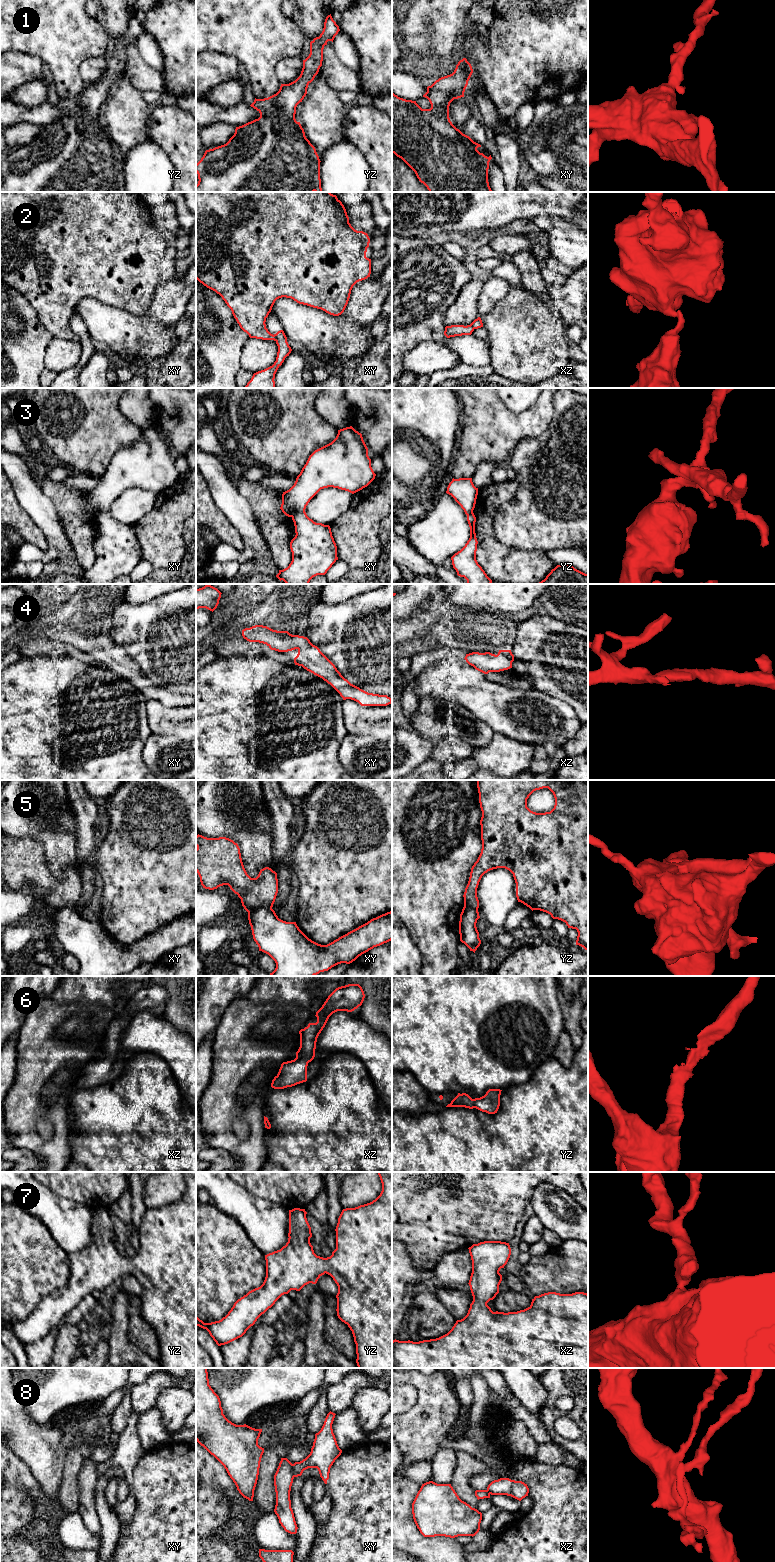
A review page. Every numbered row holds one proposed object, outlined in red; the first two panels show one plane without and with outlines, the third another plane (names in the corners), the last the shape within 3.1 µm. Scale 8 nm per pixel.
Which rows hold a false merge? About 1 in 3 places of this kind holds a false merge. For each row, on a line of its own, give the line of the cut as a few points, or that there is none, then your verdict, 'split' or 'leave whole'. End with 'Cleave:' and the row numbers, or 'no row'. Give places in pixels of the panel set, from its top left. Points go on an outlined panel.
1: no cut; leave whole
2: cut in xy along (273, 335), (276, 340); split
3: cut in xy along (304, 510), (297, 511), (291, 516); split
4: no cut; leave whole
5: cut in xy along (271, 907), (257, 907), (248, 912); split
6: no cut; leave whole
7: no cut; leave whole
8: cut in xy along (292, 1464), (292, 1474), (294, 1476); split
Cleave: 2, 3, 5, 8

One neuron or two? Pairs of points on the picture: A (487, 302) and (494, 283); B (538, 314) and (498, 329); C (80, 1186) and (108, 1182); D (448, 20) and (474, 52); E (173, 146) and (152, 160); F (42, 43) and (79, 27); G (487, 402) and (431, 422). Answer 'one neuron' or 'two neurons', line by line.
A: one neuron
B: one neuron
C: one neuron
D: two neurons
E: two neurons
F: one neuron
G: two neurons

